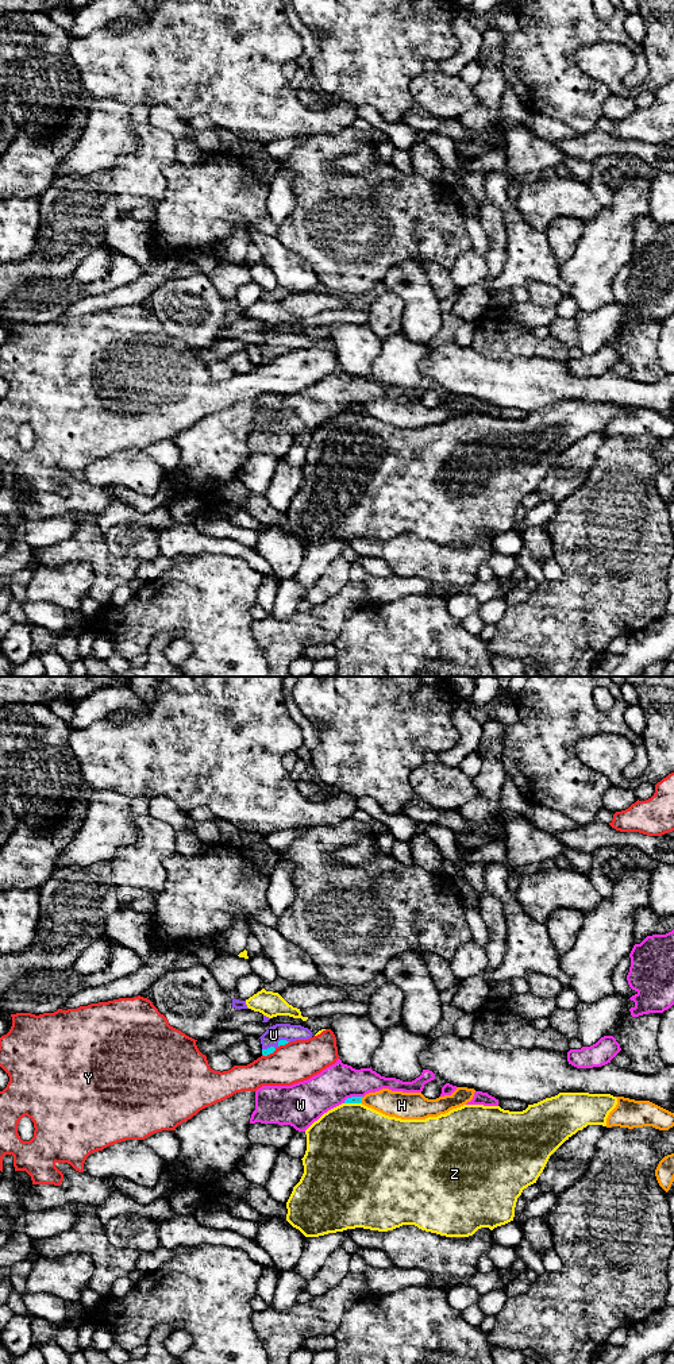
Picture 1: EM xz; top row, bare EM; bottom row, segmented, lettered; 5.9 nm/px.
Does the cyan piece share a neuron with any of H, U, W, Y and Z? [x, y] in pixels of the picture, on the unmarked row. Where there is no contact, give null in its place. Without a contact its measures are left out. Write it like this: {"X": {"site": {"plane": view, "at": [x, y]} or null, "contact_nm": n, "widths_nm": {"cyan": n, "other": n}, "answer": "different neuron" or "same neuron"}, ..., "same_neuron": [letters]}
{"H": {"site": {"plane": "xz", "at": [361, 408]}, "contact_nm": 40, "widths_nm": {"cyan": 50, "other": 160}, "answer": "different neuron"}, "U": {"site": {"plane": "xz", "at": [281, 349]}, "contact_nm": 80, "widths_nm": {"cyan": 30, "other": 100}, "answer": "same neuron"}, "W": {"site": {"plane": "xz", "at": [353, 405]}, "contact_nm": 130, "widths_nm": {"cyan": 50, "other": 220}, "answer": "different neuron"}, "Y": {"site": {"plane": "xz", "at": [269, 362]}, "contact_nm": 100, "widths_nm": {"cyan": 50, "other": 240}, "answer": "different neuron"}, "Z": {"site": {"plane": "xz", "at": [353, 411]}, "contact_nm": 100, "widths_nm": {"cyan": 50, "other": 480}, "answer": "different neuron"}, "same_neuron": ["U"]}

